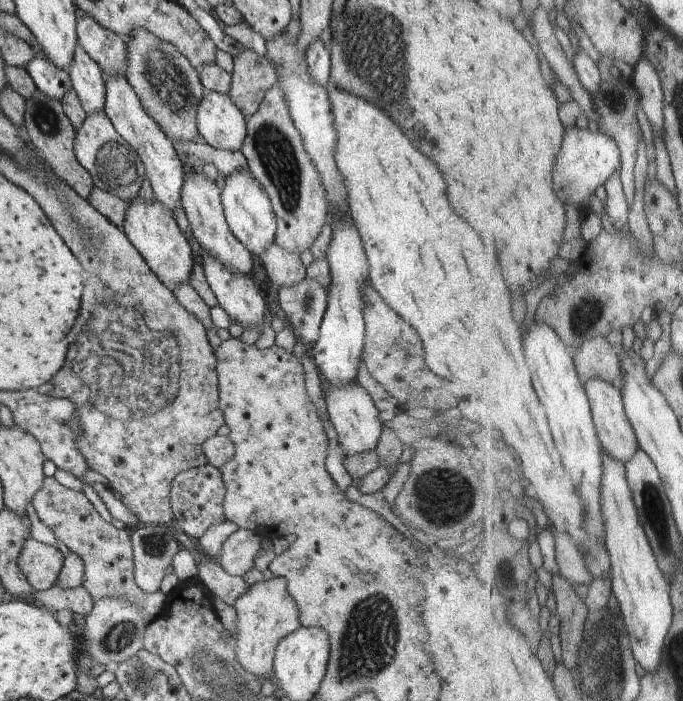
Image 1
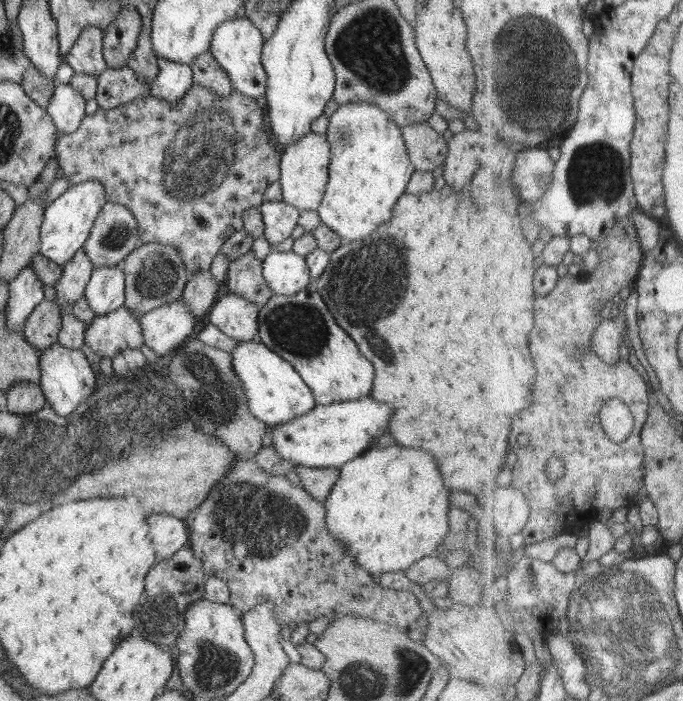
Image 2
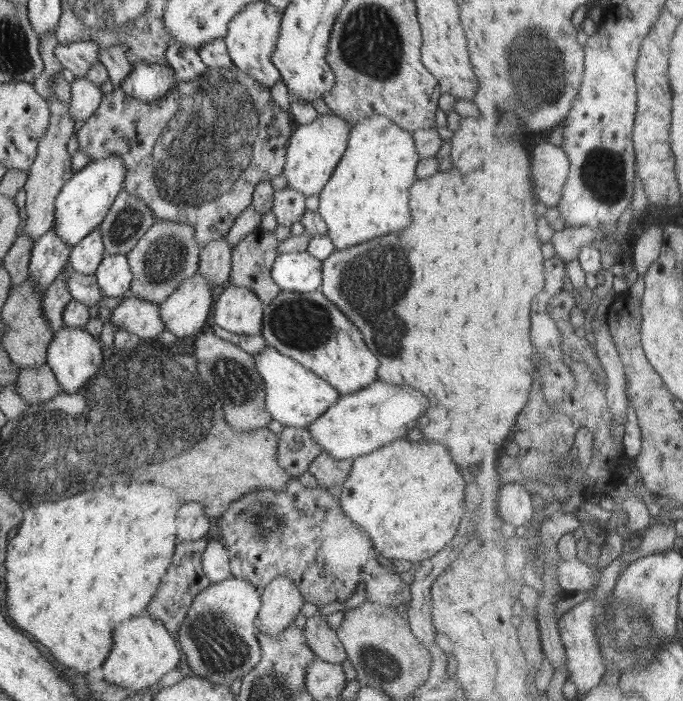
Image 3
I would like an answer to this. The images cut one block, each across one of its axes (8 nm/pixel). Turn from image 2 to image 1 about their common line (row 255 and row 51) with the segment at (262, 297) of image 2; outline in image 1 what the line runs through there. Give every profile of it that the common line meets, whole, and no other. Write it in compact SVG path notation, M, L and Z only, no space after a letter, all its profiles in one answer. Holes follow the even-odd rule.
M246 49L233 58L229 97L245 118L250 118L264 98L266 91L278 81L276 69L266 57Z

